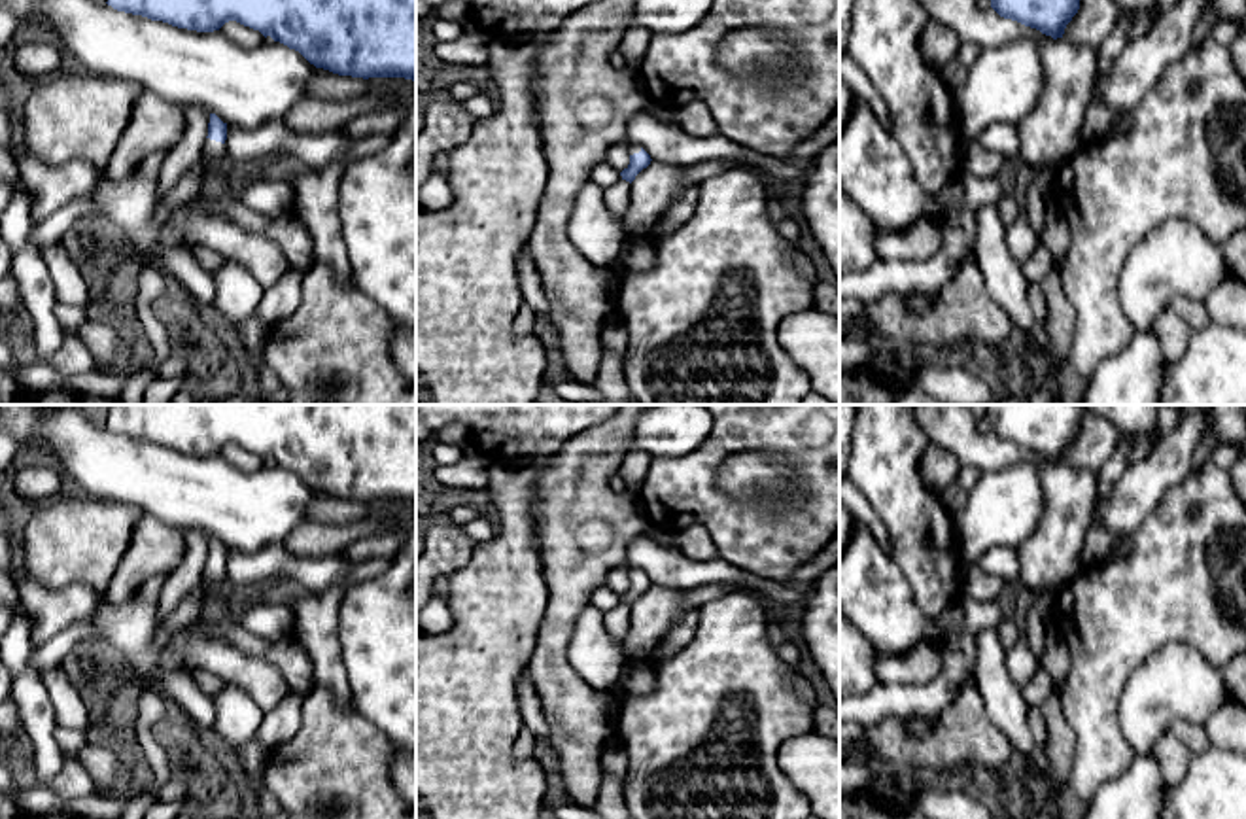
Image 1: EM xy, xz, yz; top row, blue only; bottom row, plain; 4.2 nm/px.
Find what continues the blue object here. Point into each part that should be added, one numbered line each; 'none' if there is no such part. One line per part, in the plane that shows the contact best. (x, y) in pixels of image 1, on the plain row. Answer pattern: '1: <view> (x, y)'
1: xy (214, 577)

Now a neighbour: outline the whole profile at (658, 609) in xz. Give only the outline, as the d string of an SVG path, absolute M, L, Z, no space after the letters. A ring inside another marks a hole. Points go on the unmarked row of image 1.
M650 584L632 605L630 632L622 643L626 656L643 662L673 626L690 611L683 601L683 592L660 584Z

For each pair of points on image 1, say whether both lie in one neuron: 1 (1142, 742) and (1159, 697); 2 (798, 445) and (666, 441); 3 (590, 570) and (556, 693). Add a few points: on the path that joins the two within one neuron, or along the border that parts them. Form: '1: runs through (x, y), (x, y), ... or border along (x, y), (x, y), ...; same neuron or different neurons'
1: runs through (1142, 731), (1148, 708); same neuron
2: border along (713, 424), (711, 432), (685, 454), (658, 460); different neurons
3: runs through (566, 600), (556, 627), (556, 662); same neuron

